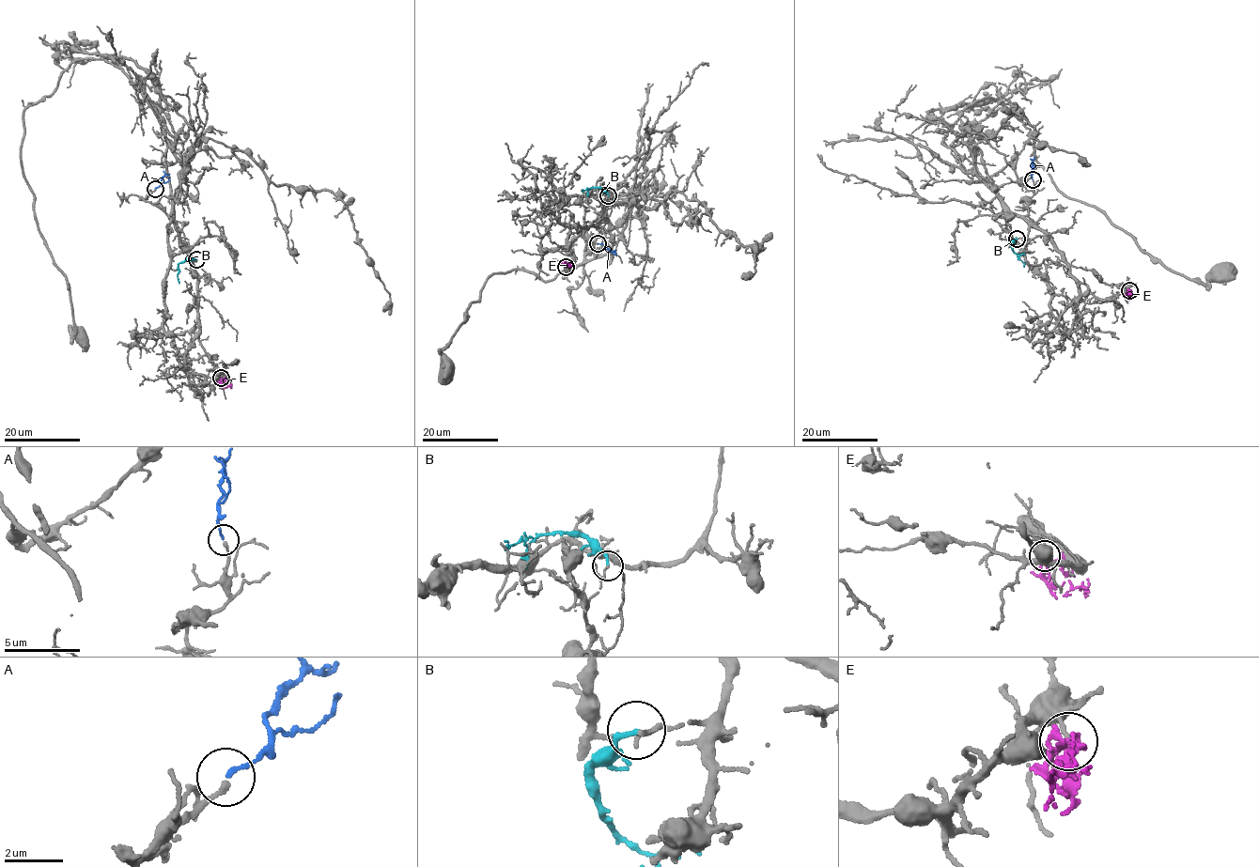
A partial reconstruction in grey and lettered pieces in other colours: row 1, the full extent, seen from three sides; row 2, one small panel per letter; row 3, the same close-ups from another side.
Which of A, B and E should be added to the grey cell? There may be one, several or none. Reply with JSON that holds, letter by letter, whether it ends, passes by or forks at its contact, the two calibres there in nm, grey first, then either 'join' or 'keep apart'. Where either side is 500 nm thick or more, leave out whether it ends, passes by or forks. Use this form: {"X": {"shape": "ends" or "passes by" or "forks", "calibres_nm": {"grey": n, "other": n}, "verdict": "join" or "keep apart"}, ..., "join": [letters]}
{"A": {"shape": "ends", "calibres_nm": {"grey": 190, "other": 140}, "verdict": "join"}, "B": {"shape": "ends", "calibres_nm": {"grey": 100, "other": 170}, "verdict": "keep apart"}, "E": {"shape": "ends", "calibres_nm": {"grey": 130, "other": 130}, "verdict": "keep apart"}, "join": ["A"]}

